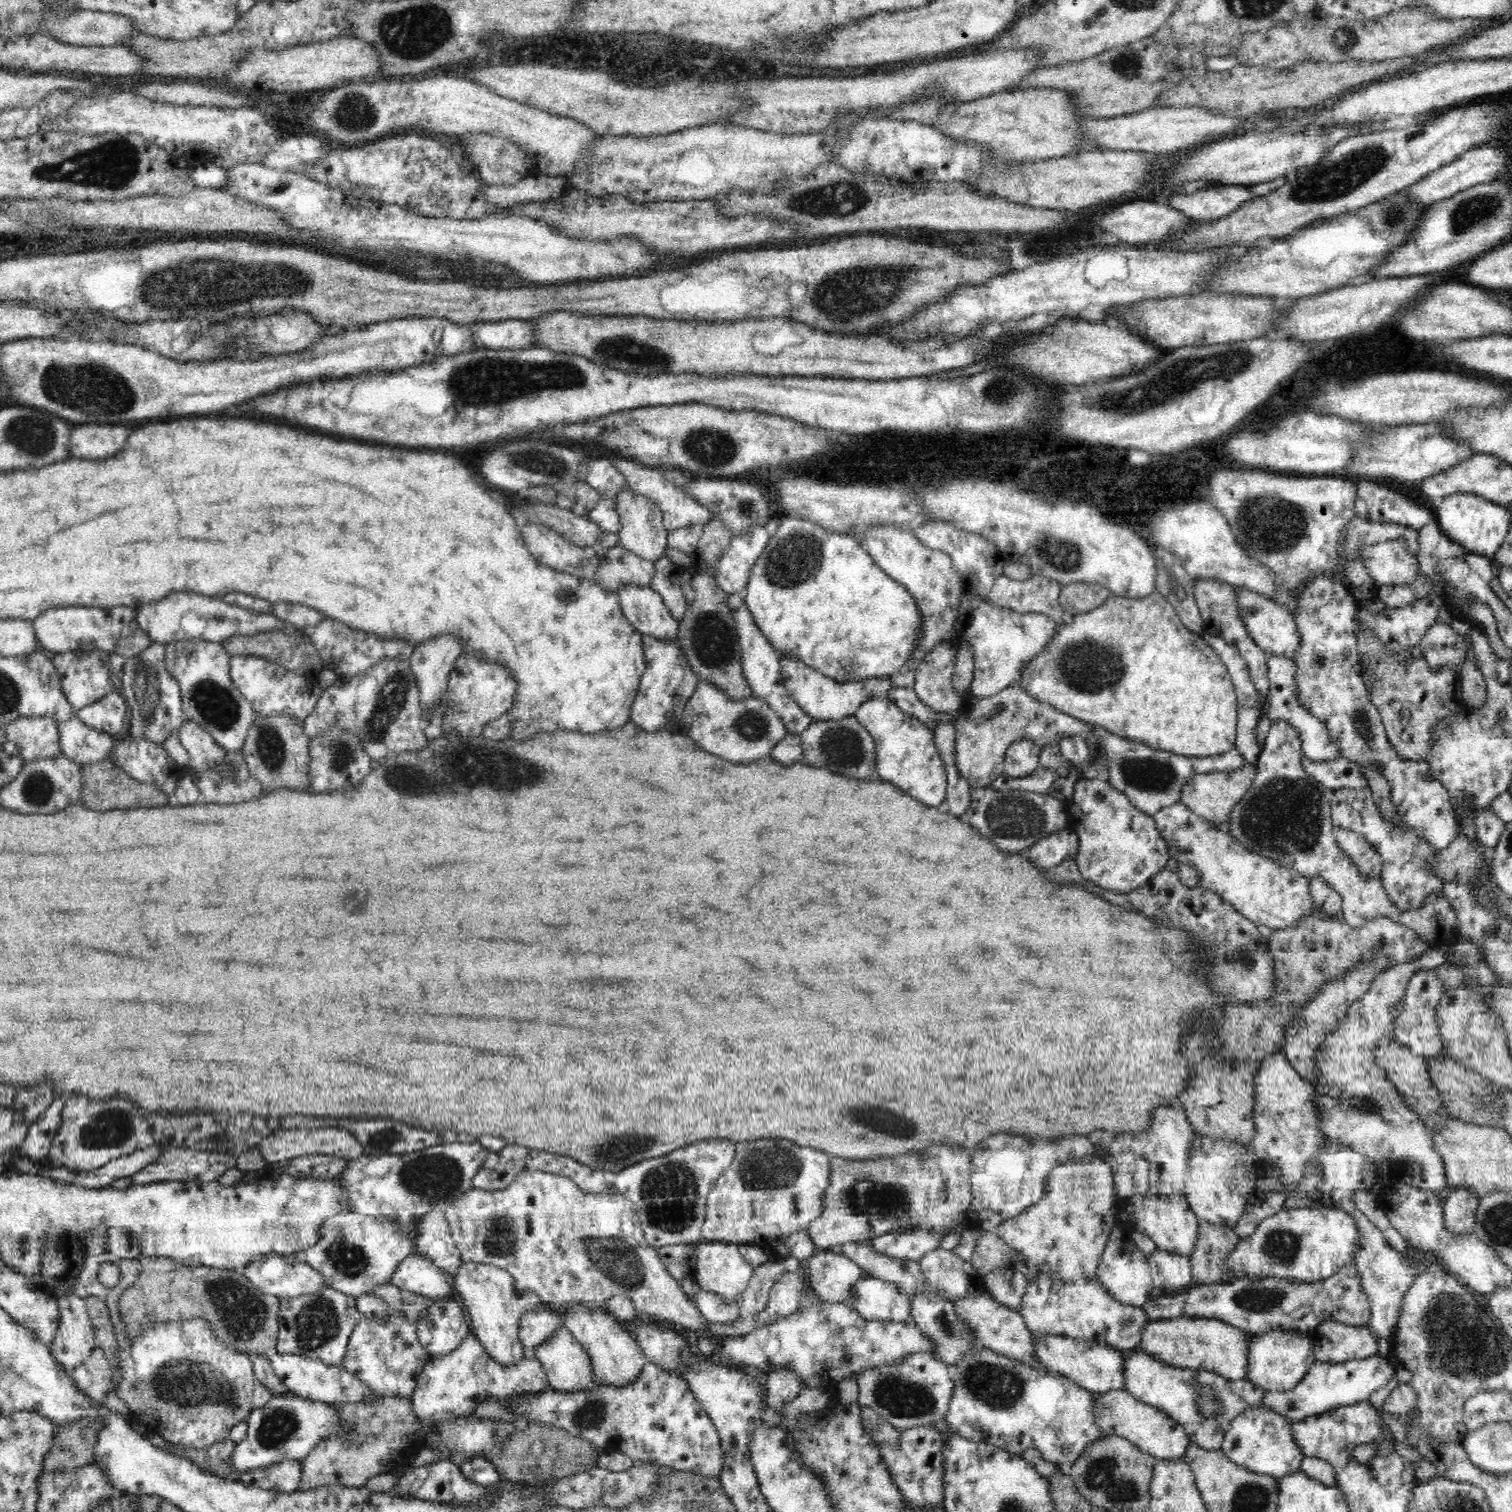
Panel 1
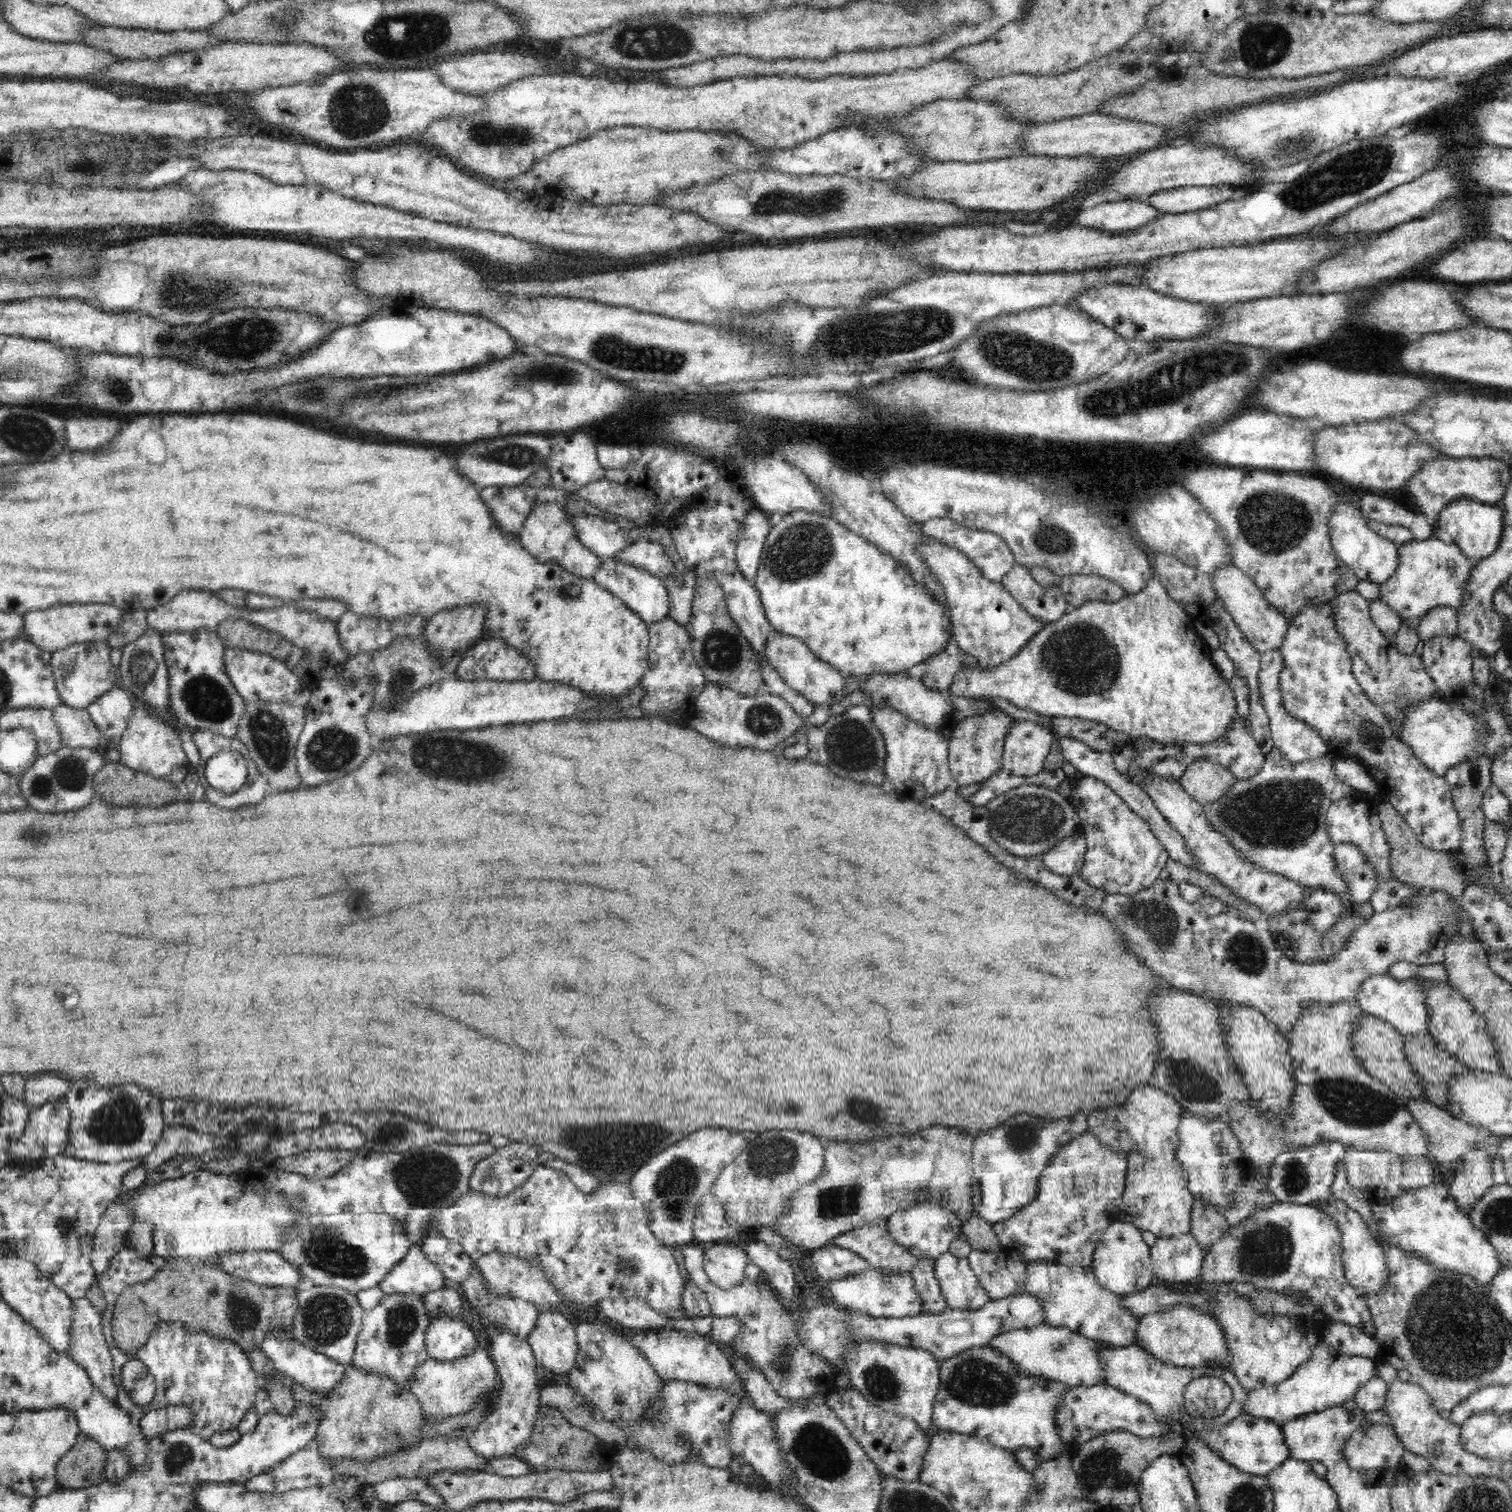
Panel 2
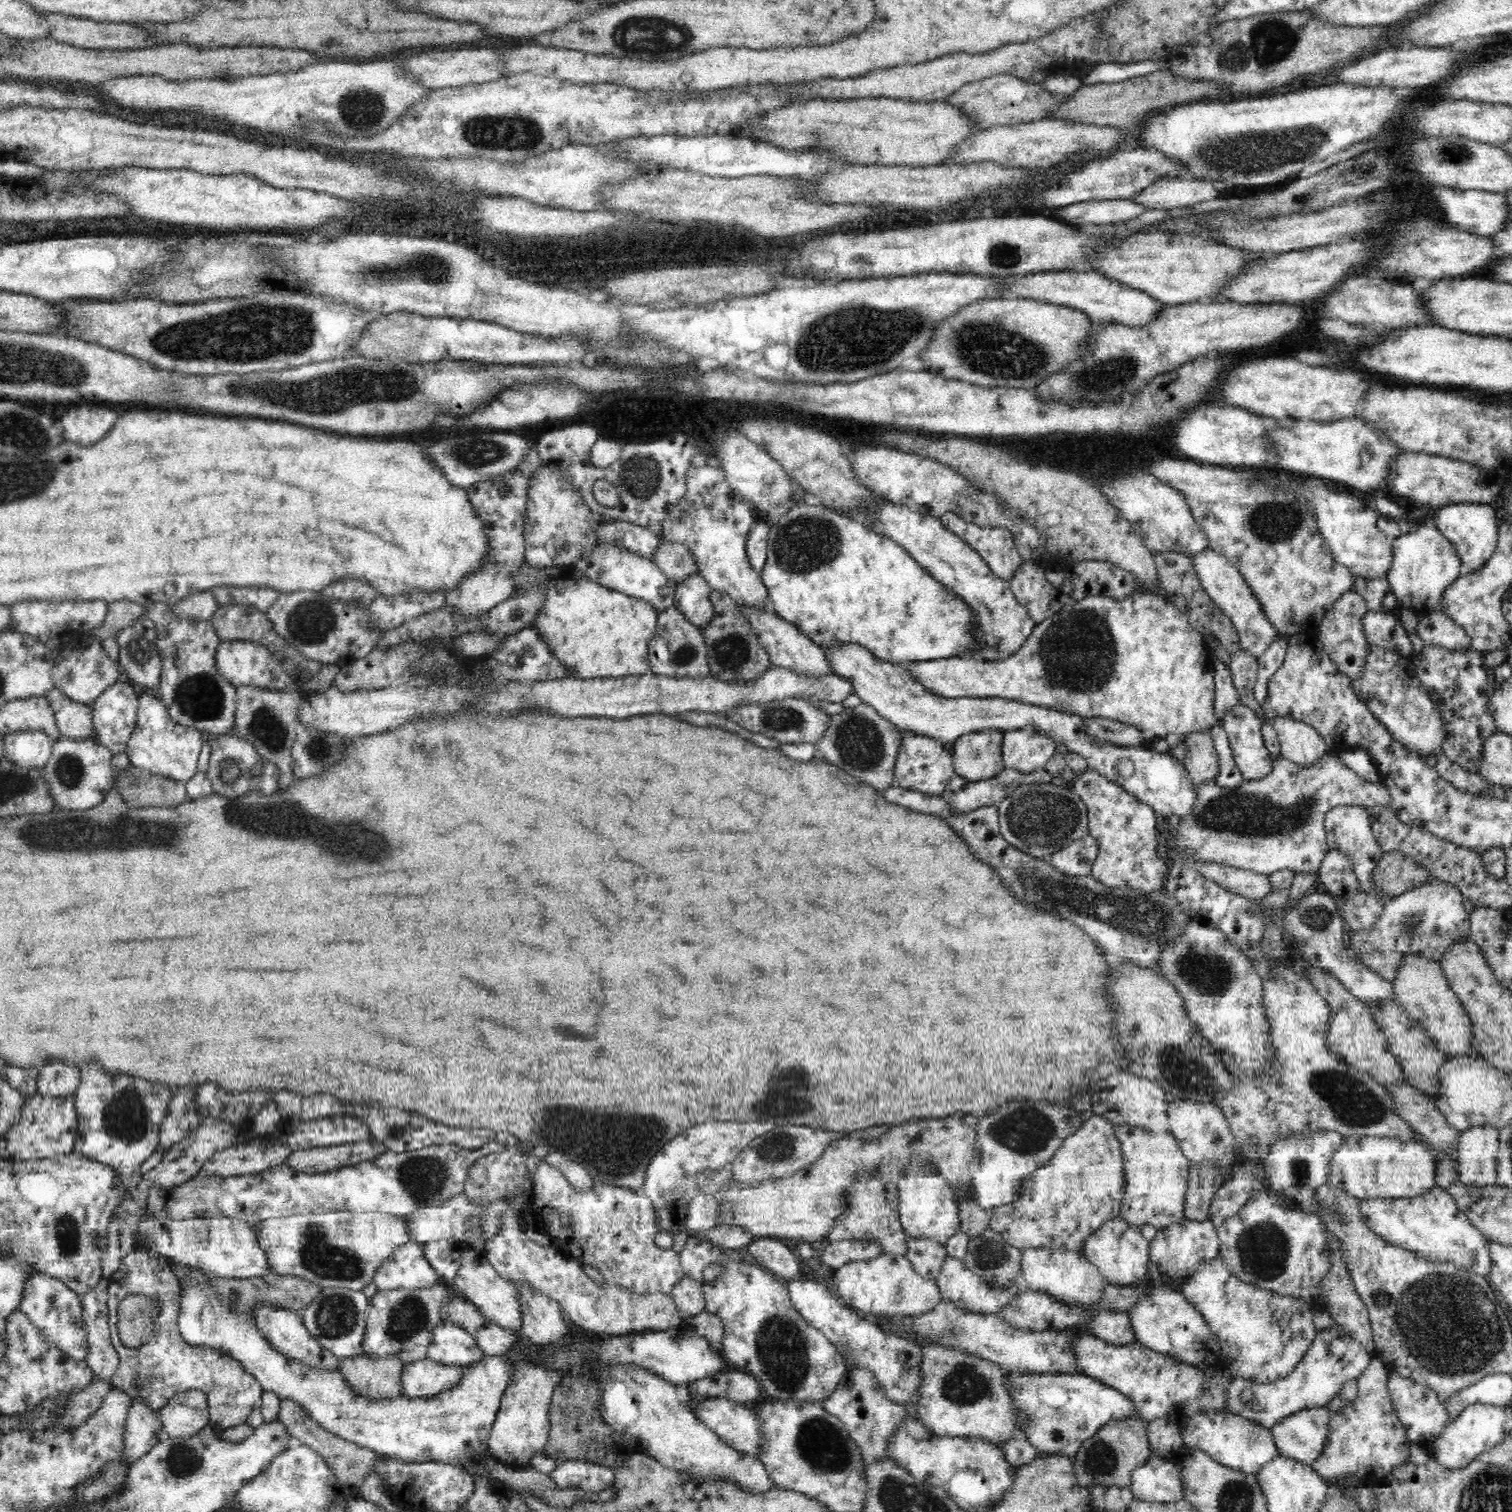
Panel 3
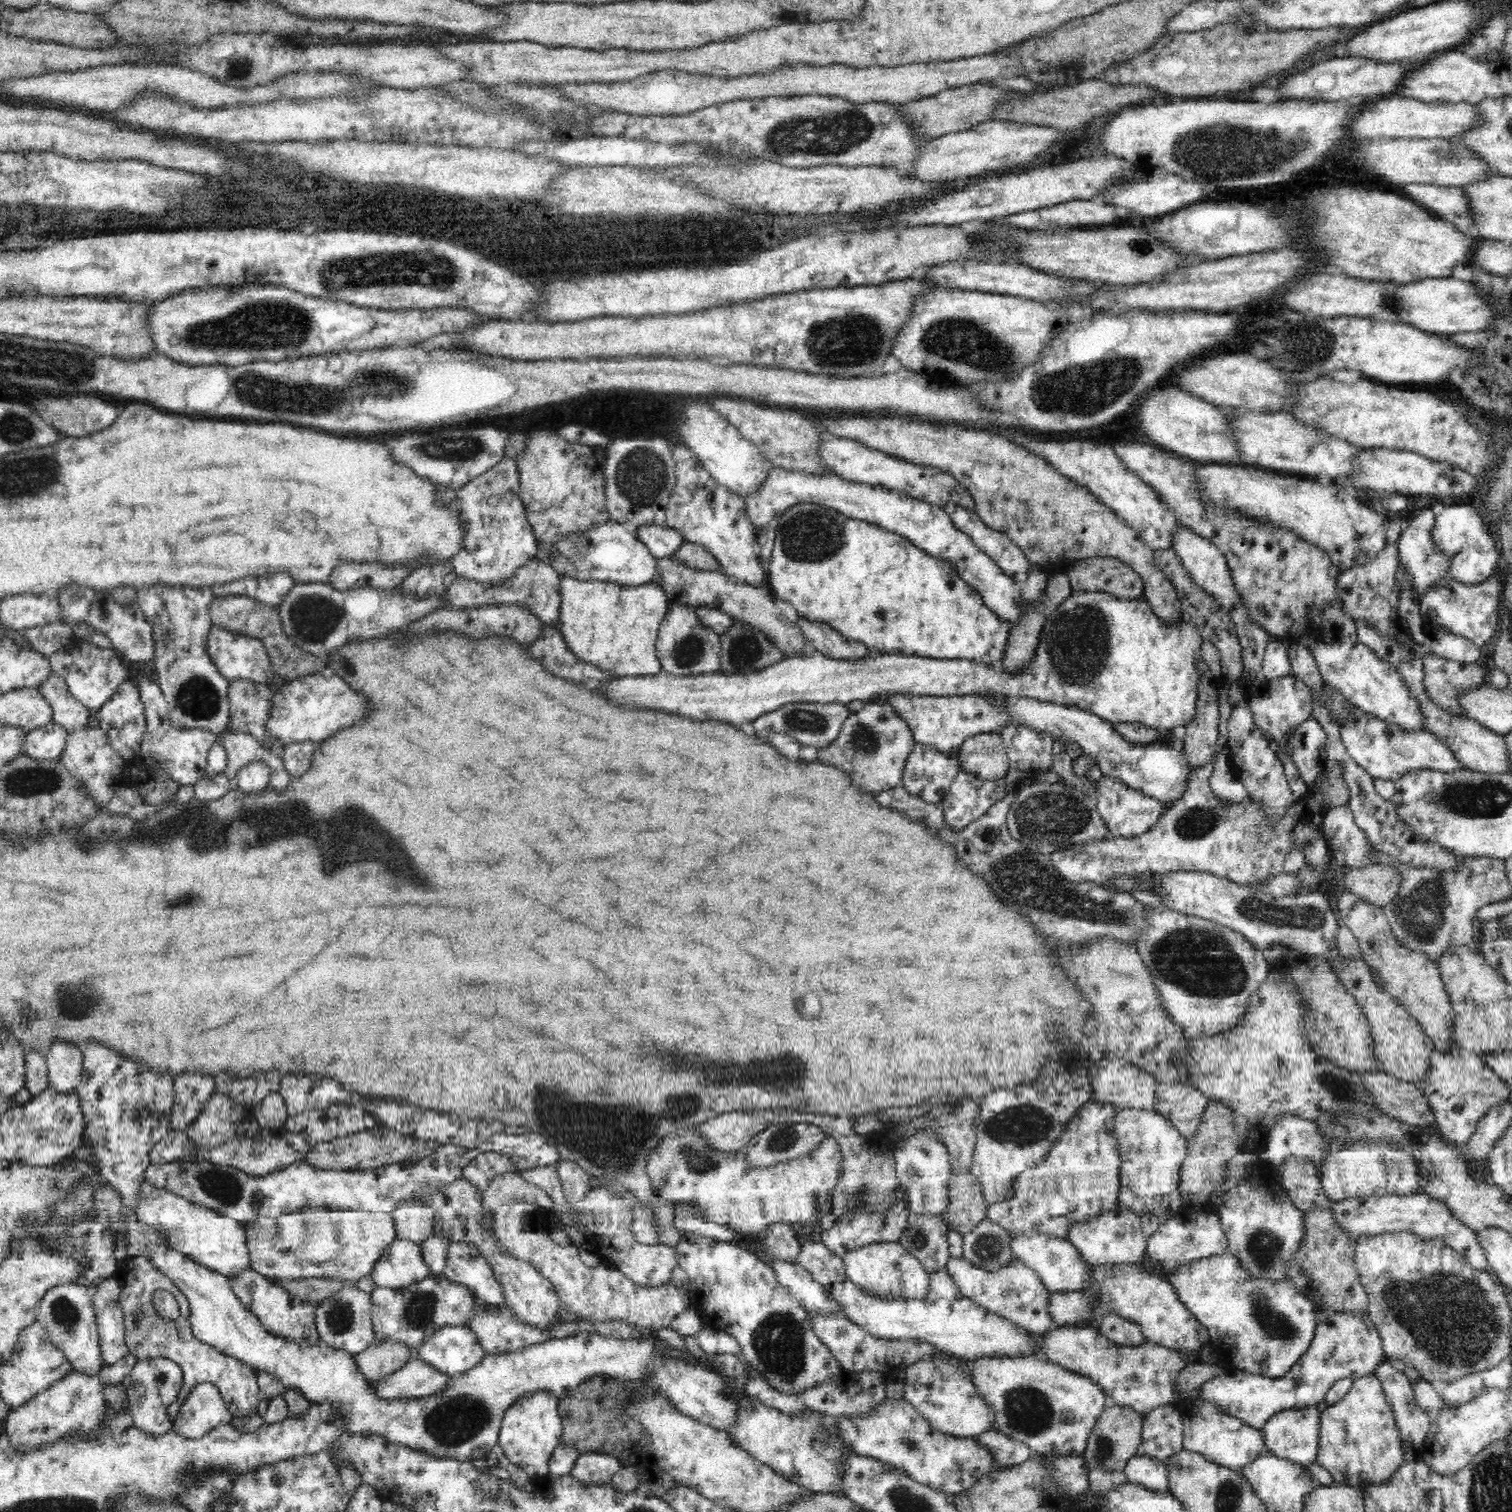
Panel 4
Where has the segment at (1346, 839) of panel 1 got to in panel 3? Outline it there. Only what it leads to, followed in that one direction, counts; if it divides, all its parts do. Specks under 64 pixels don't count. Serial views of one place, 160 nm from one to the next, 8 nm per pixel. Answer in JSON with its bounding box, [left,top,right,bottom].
[1316,850,1360,897]

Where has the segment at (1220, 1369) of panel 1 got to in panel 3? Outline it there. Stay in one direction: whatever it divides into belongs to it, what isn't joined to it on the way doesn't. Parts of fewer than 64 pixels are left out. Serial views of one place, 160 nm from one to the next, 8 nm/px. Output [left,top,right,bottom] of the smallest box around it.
[1127,1286,1219,1366]

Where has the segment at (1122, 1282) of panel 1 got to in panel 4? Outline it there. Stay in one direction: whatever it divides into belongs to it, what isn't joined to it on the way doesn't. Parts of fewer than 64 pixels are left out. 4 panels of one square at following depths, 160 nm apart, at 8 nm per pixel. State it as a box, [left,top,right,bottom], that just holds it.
[1067,1201,1147,1266]

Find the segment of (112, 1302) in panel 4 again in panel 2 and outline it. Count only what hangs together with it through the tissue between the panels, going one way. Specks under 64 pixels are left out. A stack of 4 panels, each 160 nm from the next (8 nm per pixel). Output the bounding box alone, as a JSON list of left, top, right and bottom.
[66,1297,117,1401]

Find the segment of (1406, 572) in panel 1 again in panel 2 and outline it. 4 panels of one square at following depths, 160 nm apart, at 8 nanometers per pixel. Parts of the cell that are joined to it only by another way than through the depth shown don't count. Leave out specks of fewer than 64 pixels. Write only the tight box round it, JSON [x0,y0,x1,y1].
[1327,502,1399,585]

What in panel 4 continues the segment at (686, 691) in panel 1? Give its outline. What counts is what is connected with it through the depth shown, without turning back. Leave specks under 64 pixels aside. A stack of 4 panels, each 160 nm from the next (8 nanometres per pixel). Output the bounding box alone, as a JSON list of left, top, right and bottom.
[656,606,723,677]

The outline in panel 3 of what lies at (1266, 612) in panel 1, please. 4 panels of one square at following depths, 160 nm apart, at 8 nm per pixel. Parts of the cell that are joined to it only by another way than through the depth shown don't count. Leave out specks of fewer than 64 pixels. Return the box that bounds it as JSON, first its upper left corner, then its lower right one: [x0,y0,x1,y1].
[1191,546,1278,658]

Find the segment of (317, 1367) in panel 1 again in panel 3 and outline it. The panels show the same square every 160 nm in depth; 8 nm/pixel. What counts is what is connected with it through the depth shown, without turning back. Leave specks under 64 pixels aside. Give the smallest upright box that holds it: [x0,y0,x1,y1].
[253,1301,338,1368]

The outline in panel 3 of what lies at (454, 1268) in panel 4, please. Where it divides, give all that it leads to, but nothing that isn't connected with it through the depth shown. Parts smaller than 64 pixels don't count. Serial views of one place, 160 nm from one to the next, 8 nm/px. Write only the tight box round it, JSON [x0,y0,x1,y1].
[453,1247,521,1328]

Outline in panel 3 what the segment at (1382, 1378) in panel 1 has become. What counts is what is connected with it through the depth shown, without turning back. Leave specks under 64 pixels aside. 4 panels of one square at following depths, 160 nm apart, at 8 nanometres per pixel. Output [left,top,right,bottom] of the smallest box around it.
[1225,1322,1372,1428]

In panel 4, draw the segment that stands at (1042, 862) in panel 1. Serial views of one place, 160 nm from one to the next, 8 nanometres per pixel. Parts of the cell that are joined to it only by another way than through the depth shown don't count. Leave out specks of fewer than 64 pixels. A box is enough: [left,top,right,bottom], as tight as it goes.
[1050,677,1325,889]

